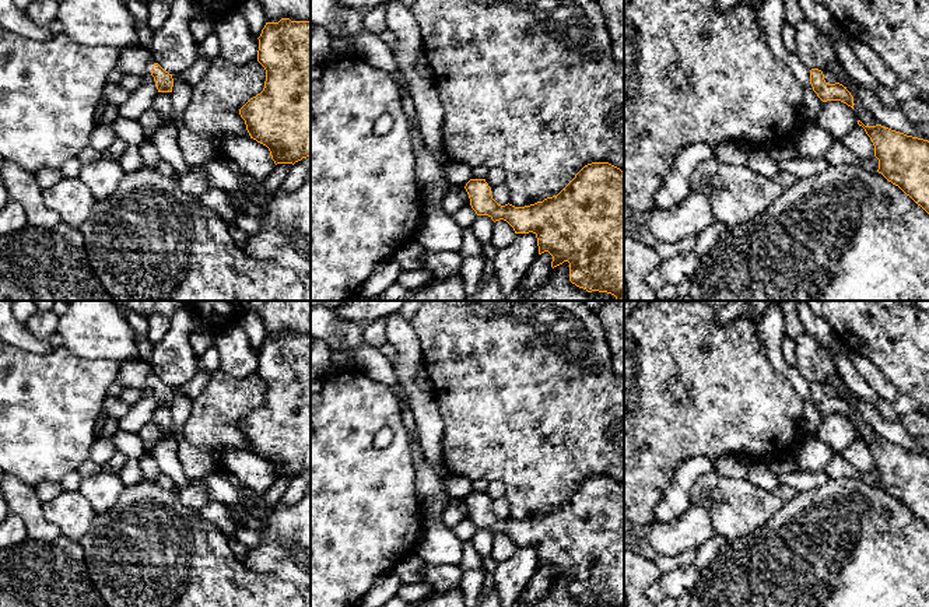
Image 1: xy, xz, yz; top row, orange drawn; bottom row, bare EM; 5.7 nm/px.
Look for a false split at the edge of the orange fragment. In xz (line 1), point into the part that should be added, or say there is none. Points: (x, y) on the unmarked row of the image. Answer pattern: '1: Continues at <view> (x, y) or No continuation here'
1: No continuation here

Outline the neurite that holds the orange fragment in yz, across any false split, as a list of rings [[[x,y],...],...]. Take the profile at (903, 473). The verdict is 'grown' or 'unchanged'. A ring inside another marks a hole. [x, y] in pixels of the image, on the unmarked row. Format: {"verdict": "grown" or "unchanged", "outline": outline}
{"verdict": "unchanged", "outline": [[[858,434],[858,438],[865,442],[874,459],[874,470],[879,473],[877,485],[898,499],[929,527],[929,455],[907,449],[881,438],[865,439],[860,434]]]}

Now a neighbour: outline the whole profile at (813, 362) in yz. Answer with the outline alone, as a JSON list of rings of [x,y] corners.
[[[807,331],[795,340],[795,352],[796,371],[807,382],[818,382],[824,385],[832,378],[839,376],[827,350]]]

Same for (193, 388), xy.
[[[197,365],[194,376],[183,386],[182,393],[193,401],[207,386],[211,373]]]

